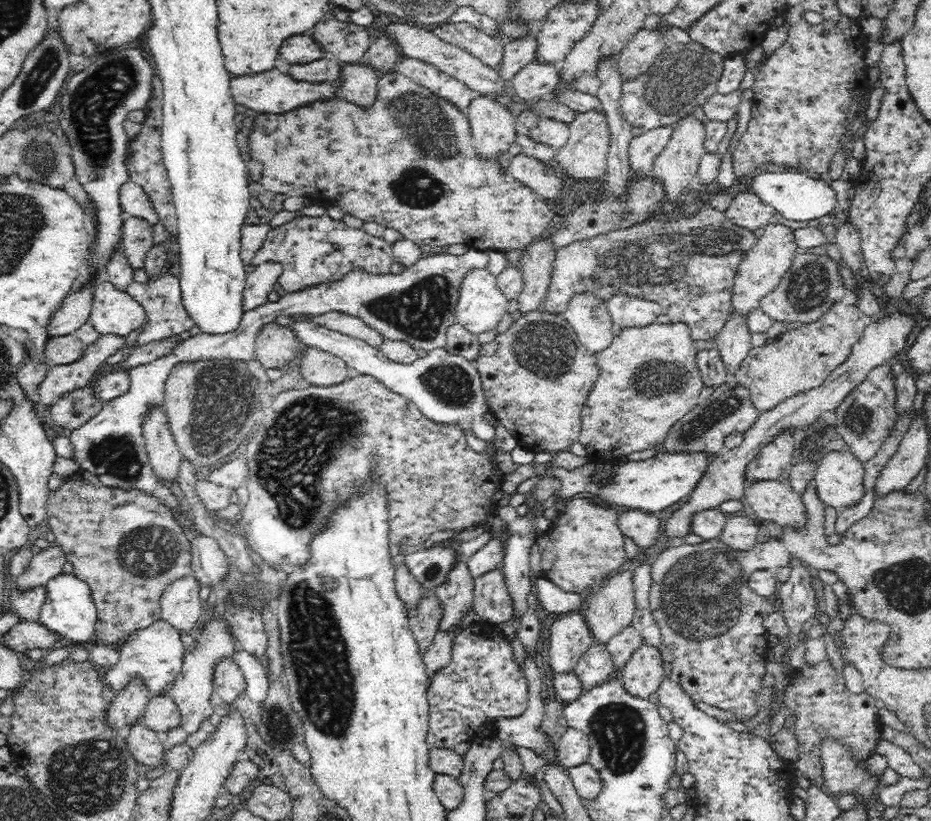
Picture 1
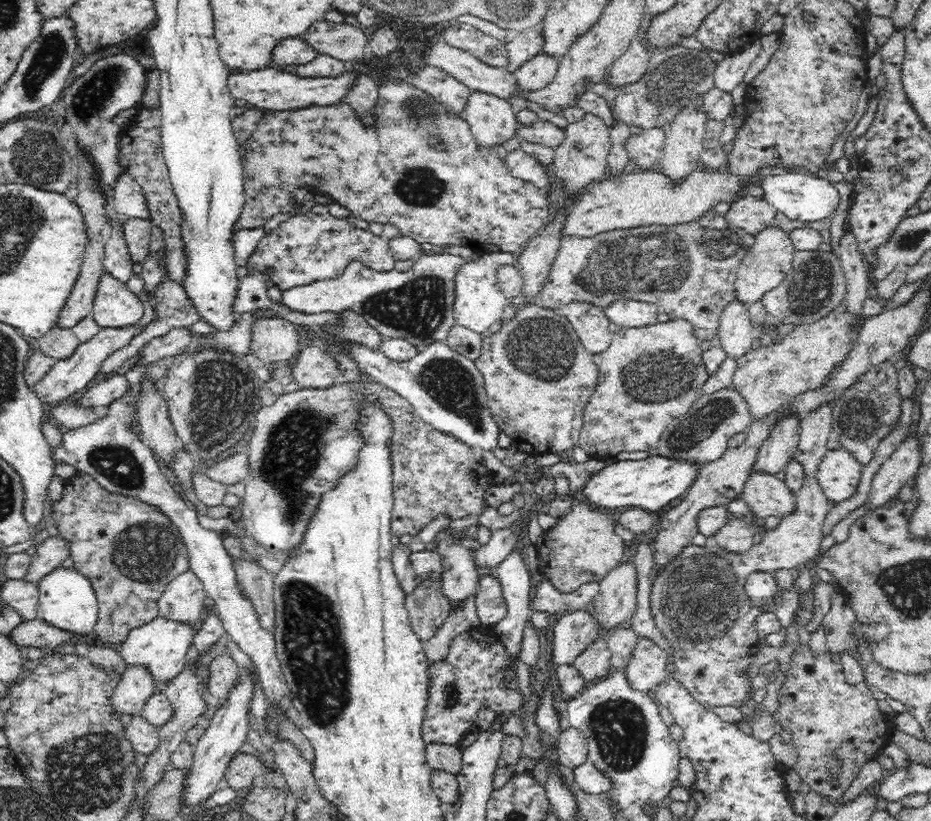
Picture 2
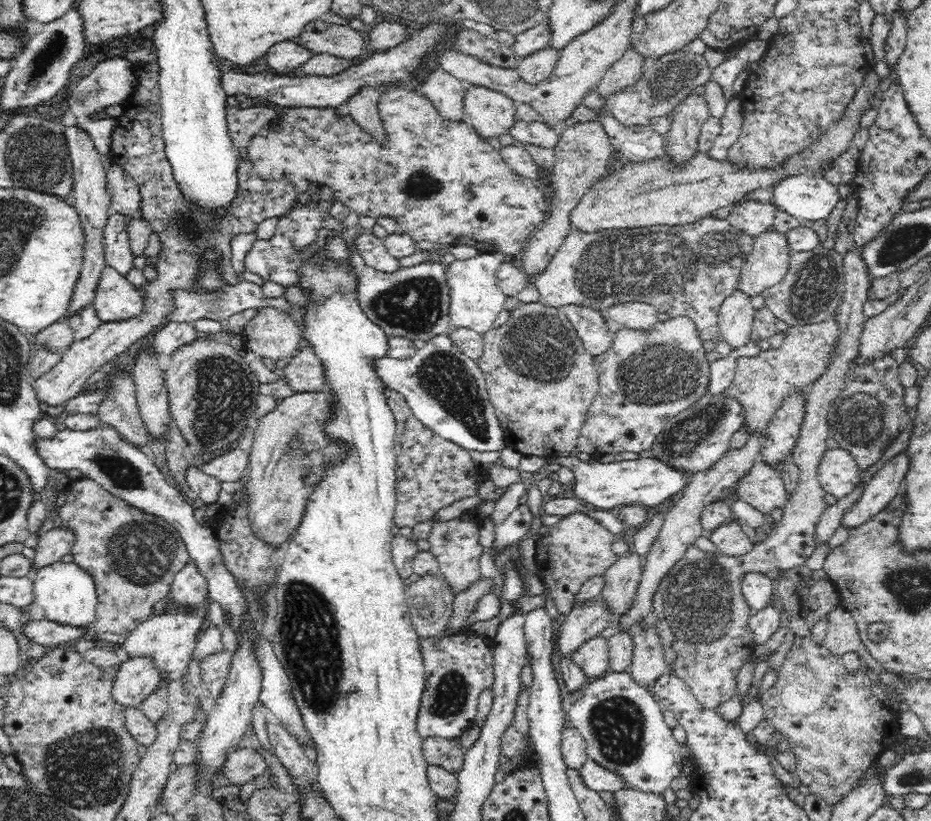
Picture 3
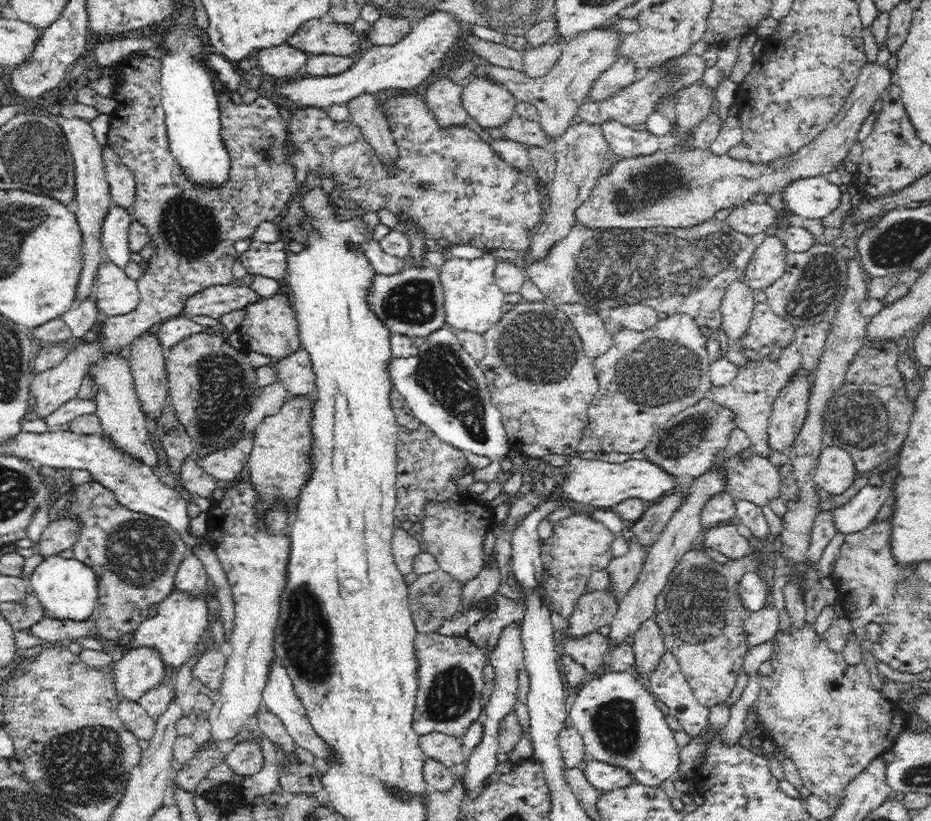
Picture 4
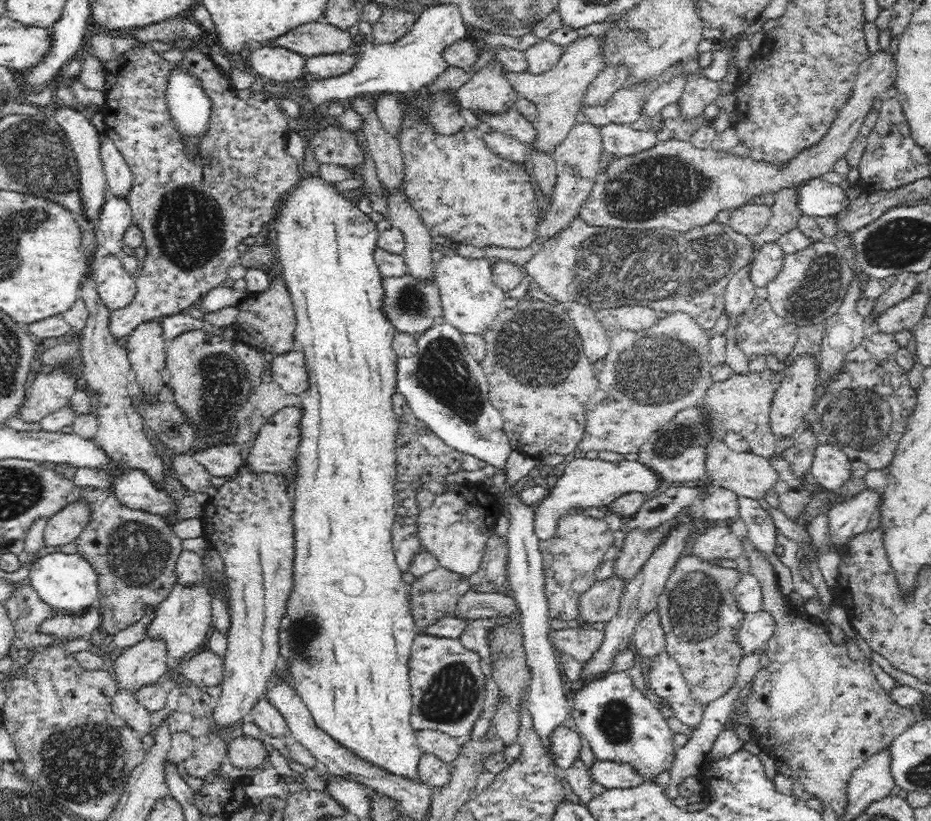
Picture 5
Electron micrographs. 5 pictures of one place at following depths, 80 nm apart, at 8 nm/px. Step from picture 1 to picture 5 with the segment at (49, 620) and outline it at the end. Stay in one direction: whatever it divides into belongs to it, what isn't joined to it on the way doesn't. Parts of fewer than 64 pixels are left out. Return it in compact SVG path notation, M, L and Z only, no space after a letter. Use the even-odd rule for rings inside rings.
M61 551L50 552L40 556L29 564L28 578L30 578L30 584L40 598L58 609L61 614L66 612L78 613L80 610L84 610L86 606L95 604L99 599L97 574L84 555L78 552L75 554L66 554L66 552Z

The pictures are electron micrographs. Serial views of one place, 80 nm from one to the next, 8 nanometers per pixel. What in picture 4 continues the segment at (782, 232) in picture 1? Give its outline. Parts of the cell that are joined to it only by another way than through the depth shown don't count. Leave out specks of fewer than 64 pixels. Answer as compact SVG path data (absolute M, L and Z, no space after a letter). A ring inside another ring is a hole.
M764 238L745 270L745 280L753 289L765 289L776 282L785 268L787 251L777 238Z

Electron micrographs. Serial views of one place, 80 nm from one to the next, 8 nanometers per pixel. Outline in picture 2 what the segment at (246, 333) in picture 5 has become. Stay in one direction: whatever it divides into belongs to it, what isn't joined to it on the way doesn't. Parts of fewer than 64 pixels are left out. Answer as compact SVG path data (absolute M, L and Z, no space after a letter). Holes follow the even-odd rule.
M278 316L256 319L250 326L249 350L267 364L288 361L305 342L300 327Z

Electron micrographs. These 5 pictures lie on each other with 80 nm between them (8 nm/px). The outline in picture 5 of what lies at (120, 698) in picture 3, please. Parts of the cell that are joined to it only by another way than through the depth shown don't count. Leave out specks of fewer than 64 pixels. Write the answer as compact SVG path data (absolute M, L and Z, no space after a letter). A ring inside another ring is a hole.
M164 634L146 635L146 638L134 646L124 648L122 654L114 660L114 671L119 681L118 686L134 692L142 686L163 681L169 654Z

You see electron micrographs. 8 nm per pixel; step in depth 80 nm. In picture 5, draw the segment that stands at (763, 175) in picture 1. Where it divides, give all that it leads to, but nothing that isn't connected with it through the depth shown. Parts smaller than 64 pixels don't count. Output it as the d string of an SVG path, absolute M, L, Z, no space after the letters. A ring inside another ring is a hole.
M818 177L811 179L802 188L800 196L800 207L808 217L830 217L836 218L846 212L854 202L848 198L846 190L834 184L822 181Z

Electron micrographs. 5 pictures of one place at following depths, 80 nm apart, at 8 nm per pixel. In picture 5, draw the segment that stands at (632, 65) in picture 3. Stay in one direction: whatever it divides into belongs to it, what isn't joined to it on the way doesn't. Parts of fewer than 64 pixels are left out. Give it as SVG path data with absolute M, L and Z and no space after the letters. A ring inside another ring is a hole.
M626 65L603 68L594 80L588 84L580 102L581 108L604 104L616 90L627 83L628 69Z

